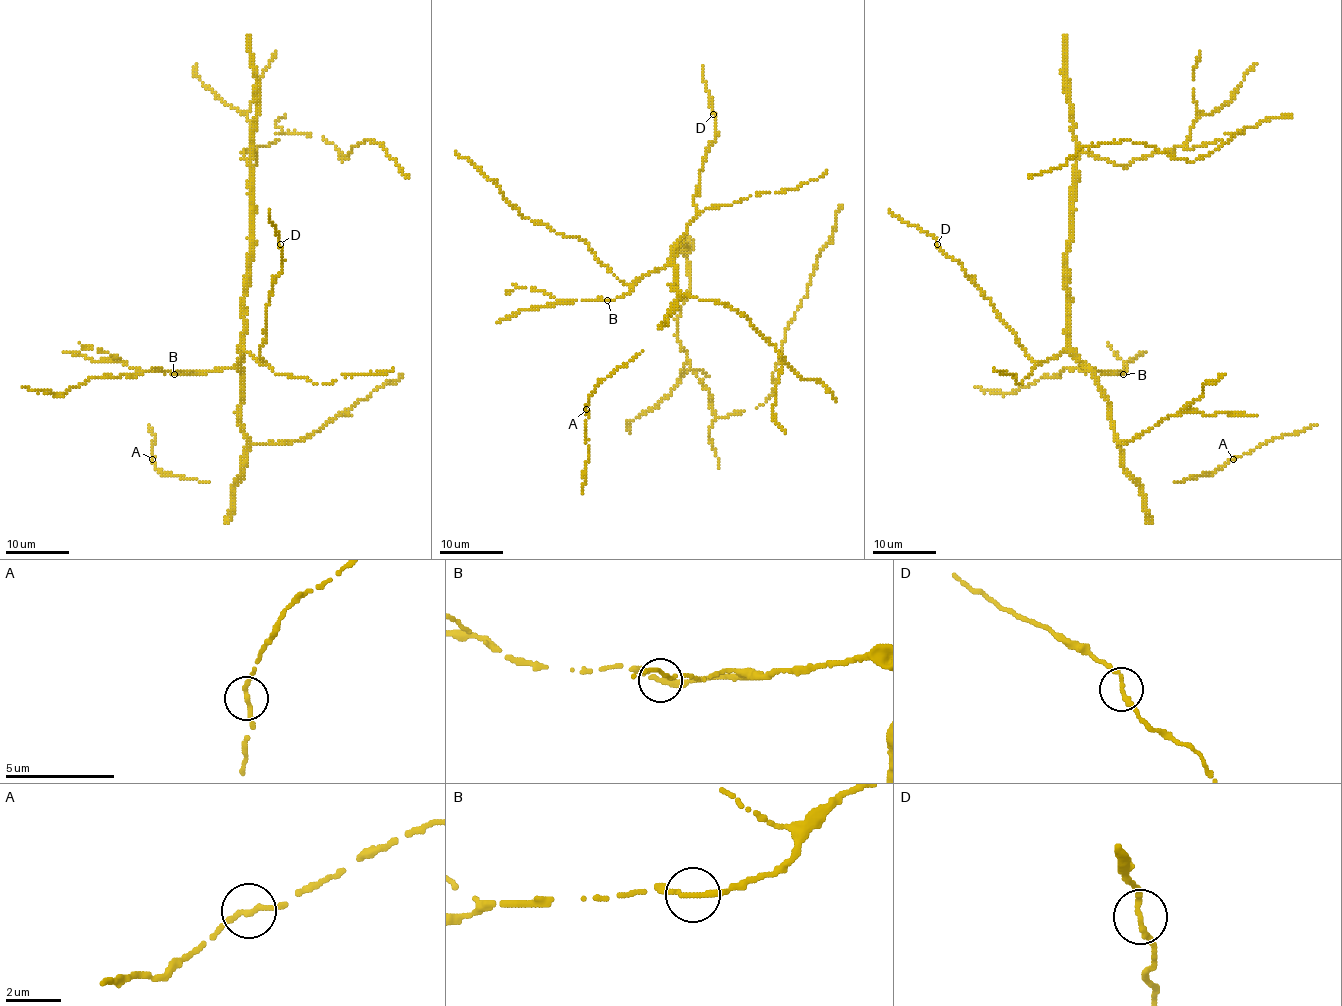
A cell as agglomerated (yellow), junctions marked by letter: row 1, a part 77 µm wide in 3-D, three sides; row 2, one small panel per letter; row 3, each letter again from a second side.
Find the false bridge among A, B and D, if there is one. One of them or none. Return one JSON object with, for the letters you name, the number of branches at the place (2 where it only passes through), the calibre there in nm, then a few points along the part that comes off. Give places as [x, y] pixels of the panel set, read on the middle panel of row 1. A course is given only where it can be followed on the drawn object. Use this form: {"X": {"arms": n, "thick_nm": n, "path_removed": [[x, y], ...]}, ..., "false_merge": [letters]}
{"false_merge": []}

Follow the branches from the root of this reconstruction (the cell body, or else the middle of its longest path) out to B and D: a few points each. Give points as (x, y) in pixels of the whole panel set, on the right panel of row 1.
B: (1074, 201), (1072, 239), (1067, 251), (1071, 348), (1091, 369), (1123, 373)
D: (1074, 201), (1067, 251), (1067, 348), (1044, 362), (1034, 362), (1025, 353), (993, 304), (937, 243)

